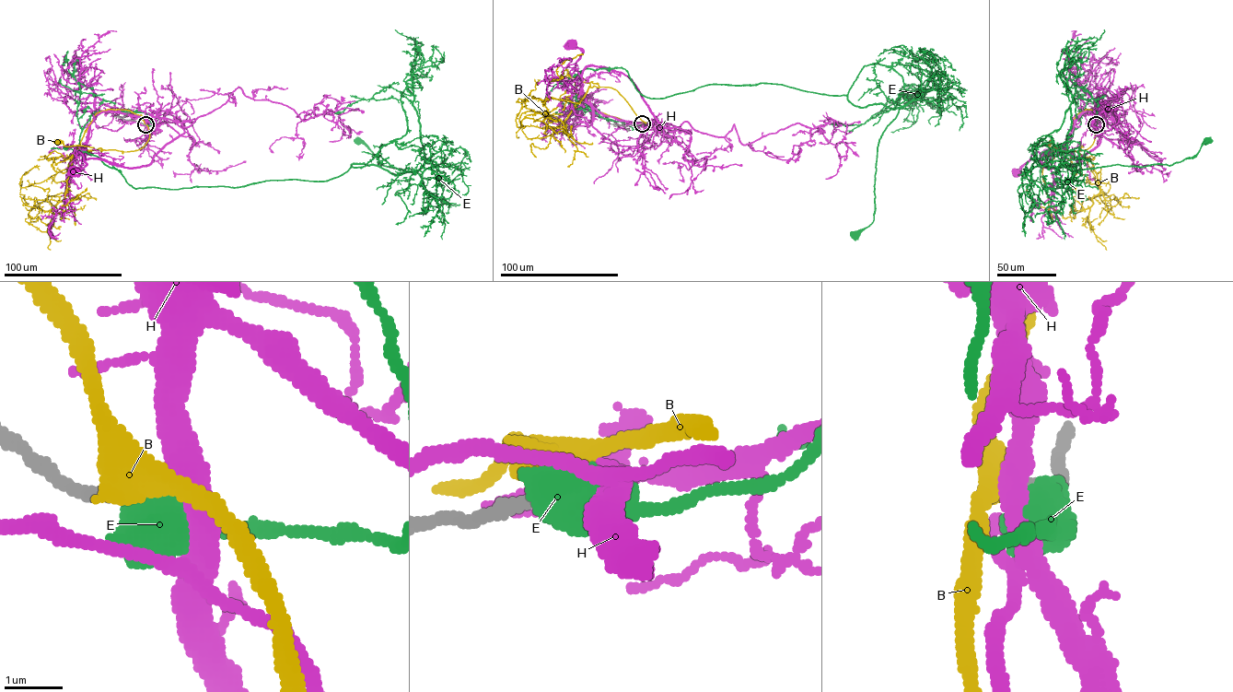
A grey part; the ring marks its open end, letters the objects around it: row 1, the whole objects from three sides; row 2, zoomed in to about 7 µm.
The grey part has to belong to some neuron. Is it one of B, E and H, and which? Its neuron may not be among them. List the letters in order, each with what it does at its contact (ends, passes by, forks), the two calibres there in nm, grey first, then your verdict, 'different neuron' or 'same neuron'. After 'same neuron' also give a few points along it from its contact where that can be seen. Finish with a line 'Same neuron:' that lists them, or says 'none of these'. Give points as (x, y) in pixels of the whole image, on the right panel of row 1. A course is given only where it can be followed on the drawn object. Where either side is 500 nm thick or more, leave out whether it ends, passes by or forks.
B: it passes by; calibres 280 and 480 nm; different neuron
E: calibres 280 and 800 nm; different neuron
H: it passes by; calibres 240 and 460 nm; different neuron
Same neuron: none of these

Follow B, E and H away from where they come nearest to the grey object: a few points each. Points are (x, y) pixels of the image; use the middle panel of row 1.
B: (642, 123), (645, 123), (611, 87), (591, 87), (581, 77), (559, 76), (553, 79)
E: (642, 123), (576, 100), (578, 75), (622, 67), (650, 98), (766, 83), (901, 107), (854, 234)
H: (642, 123), (604, 115), (587, 101), (582, 78), (573, 68), (582, 52), (572, 43)

